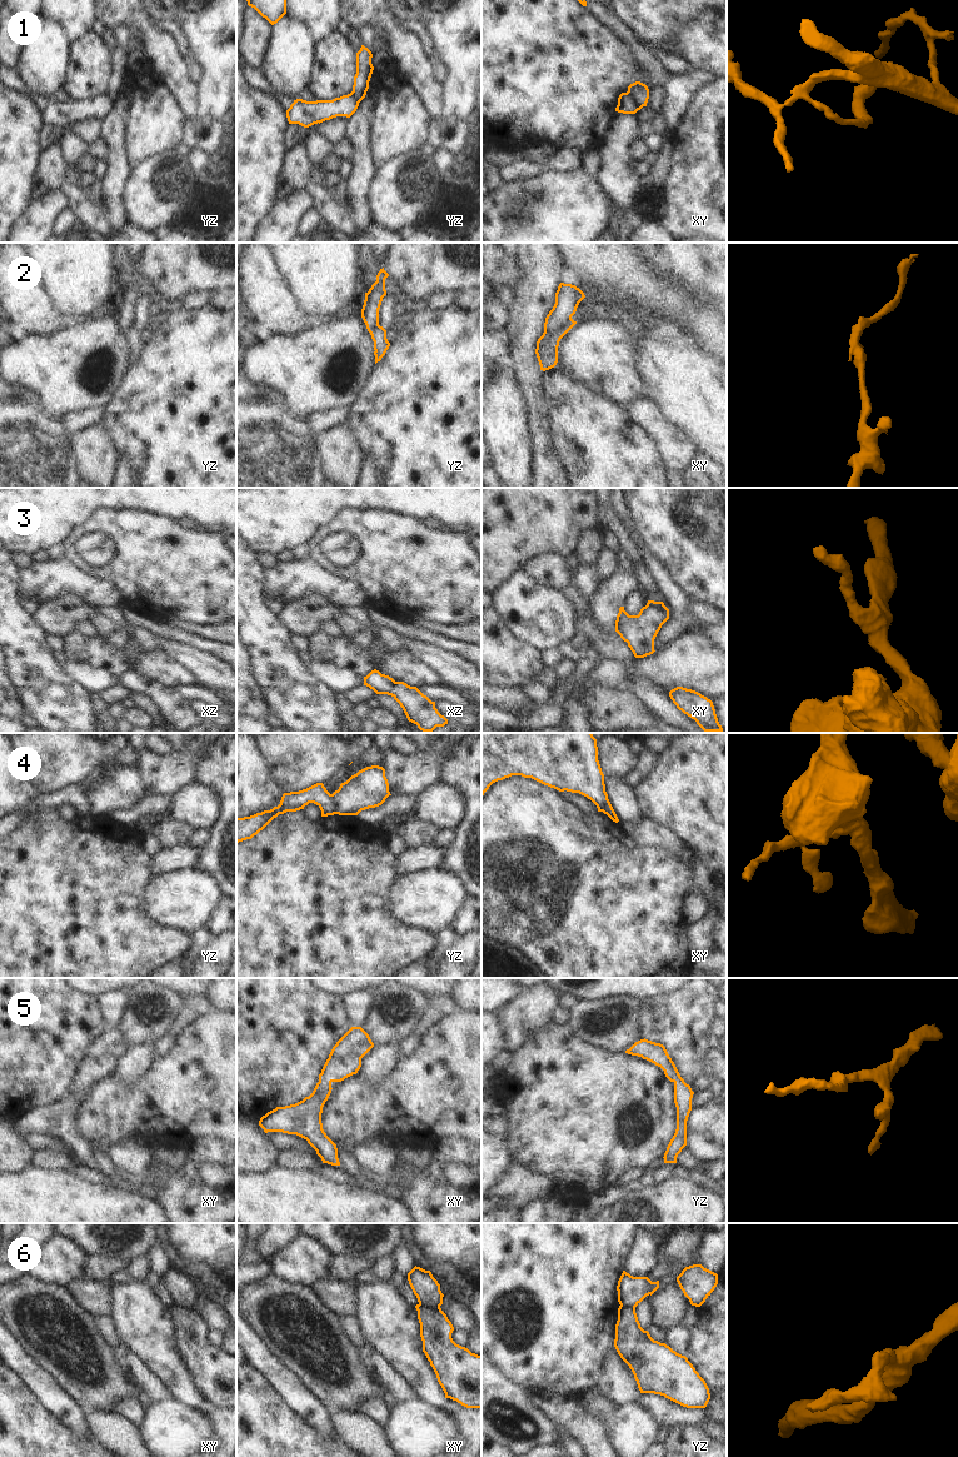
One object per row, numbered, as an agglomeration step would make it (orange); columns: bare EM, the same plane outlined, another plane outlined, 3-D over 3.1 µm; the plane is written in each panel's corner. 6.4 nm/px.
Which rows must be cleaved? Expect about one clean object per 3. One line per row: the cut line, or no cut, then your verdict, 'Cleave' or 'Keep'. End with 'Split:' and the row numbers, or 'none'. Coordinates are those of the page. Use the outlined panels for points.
1: Split along xy (625, 93), (633, 100), (637, 110). Cleave
2: Split along xy (570, 318), (552, 332), (542, 335). Cleave
3: No split. Keep
4: Split along yz (332, 794), (338, 813). Cleave
5: No split. Keep
6: Split along xy (419, 1303), (439, 1307). Cleave
Split: 1, 2, 4, 6

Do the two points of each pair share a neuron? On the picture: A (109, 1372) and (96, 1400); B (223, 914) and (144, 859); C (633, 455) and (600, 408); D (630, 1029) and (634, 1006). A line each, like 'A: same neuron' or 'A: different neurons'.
A: same neuron
B: different neurons
C: same neuron
D: same neuron

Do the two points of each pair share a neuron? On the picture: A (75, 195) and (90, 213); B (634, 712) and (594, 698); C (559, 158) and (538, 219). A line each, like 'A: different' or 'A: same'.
A: same
B: same
C: different

